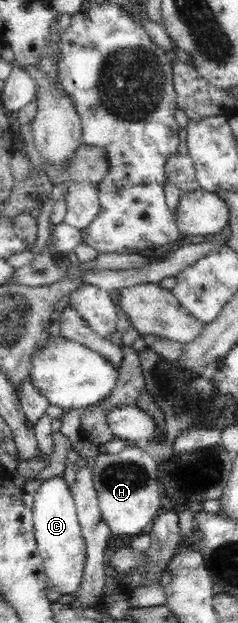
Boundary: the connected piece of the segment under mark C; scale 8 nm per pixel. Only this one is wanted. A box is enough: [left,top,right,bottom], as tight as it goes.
[33,477,86,594]

